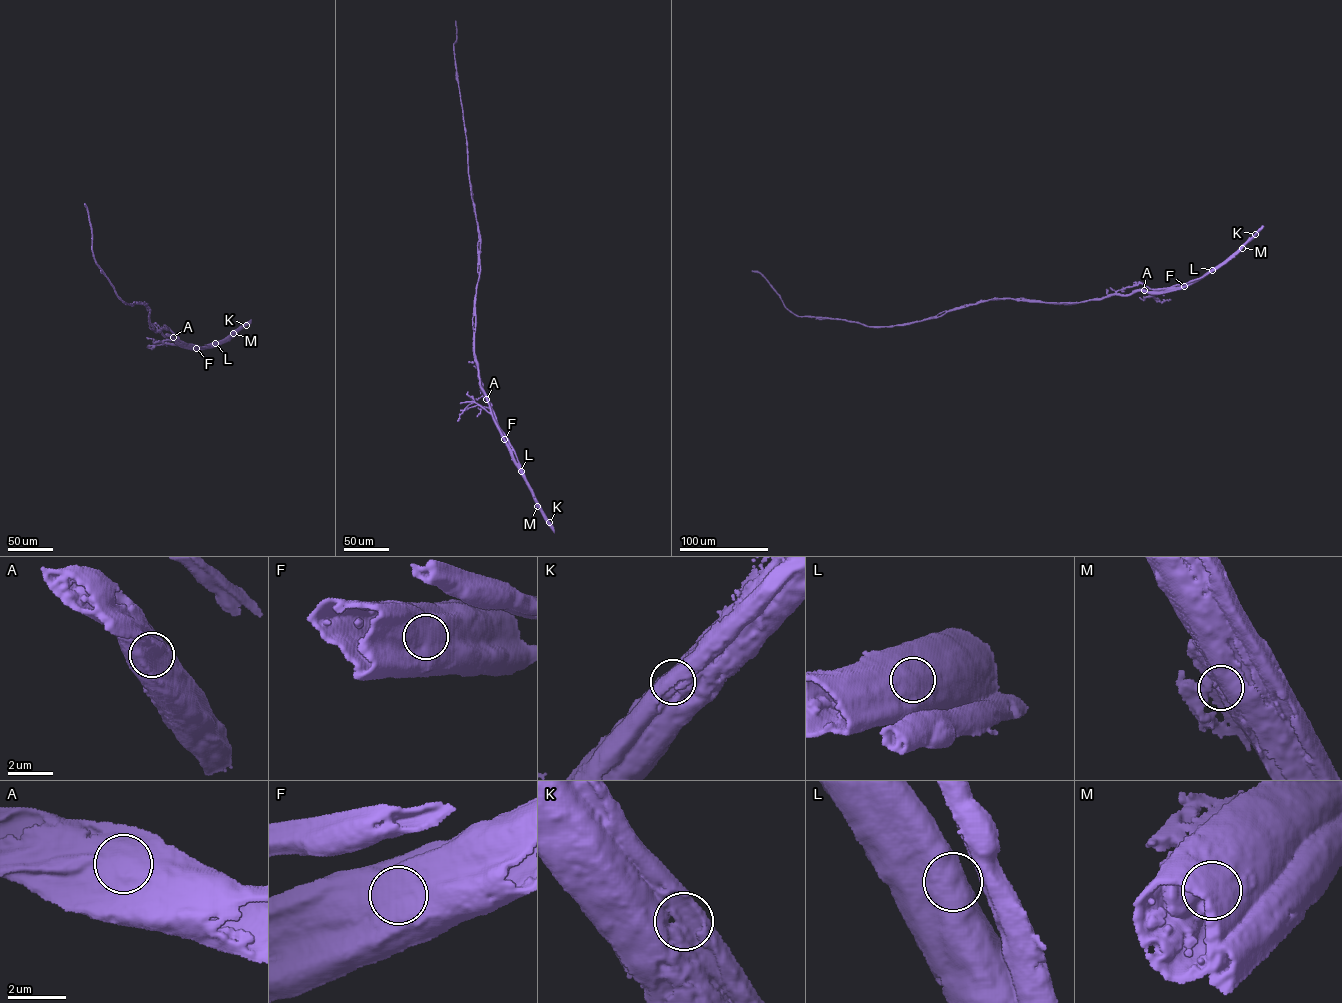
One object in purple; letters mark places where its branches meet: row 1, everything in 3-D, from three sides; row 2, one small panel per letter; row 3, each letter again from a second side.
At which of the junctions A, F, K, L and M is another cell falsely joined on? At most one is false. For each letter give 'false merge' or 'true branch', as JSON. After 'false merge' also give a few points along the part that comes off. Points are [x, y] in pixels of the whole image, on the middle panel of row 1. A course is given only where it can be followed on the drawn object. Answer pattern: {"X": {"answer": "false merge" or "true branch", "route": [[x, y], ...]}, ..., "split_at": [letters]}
{"A": {"answer": "true branch"}, "F": {"answer": "true branch"}, "K": {"answer": "false merge", "route": [[549, 522], [534, 497], [512, 447], [498, 425], [491, 404], [484, 396], [473, 355], [478, 234], [468, 151]]}, "L": {"answer": "true branch"}, "M": {"answer": "true branch"}, "split_at": ["K"]}

